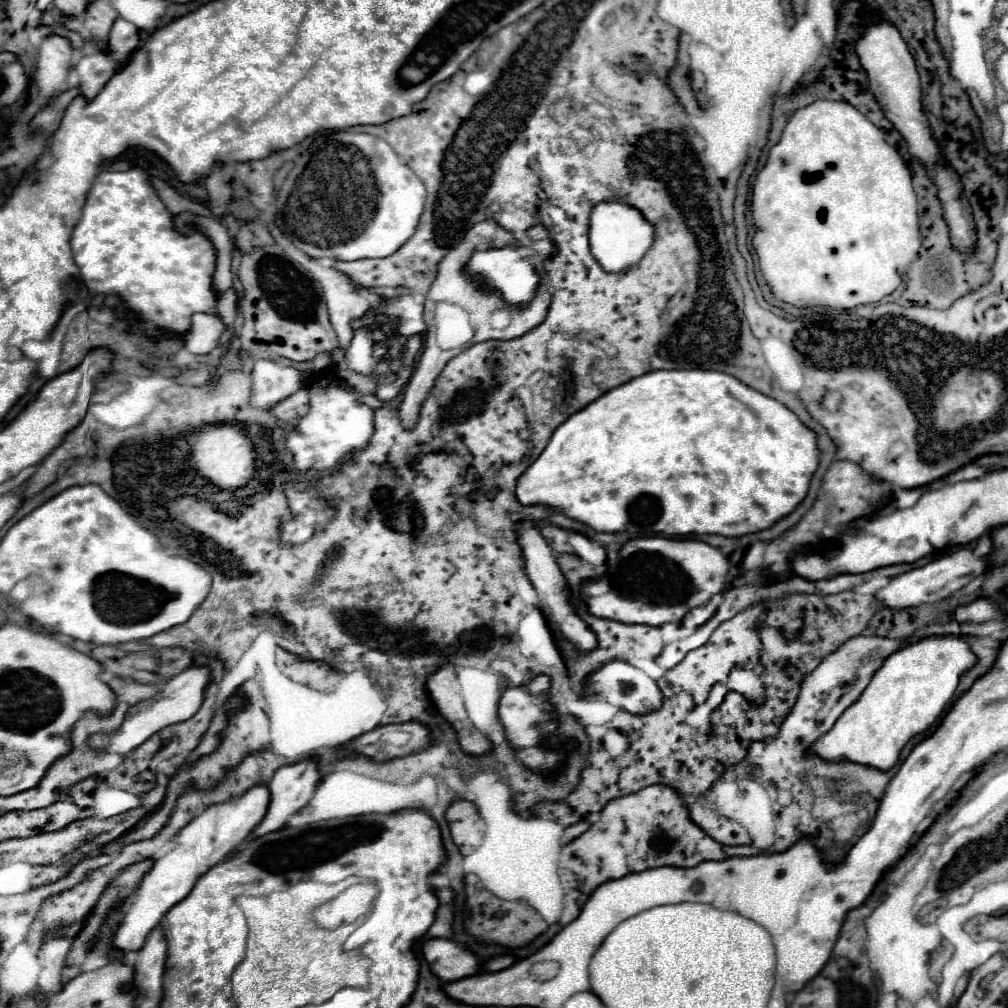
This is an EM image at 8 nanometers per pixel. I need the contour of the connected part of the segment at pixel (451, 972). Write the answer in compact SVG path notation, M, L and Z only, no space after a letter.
M430 939L424 943L422 951L432 973L444 983L460 981L480 971L480 959L470 949L452 939Z

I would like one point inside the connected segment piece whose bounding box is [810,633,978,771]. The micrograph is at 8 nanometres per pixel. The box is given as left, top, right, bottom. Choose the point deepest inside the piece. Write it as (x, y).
(907, 695)

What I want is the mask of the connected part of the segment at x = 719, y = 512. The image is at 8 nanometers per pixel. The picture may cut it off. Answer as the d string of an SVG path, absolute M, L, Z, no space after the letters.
M672 369L672 371L652 371L646 375L640 375L608 393L604 393L600 399L592 401L582 411L574 413L570 419L566 419L552 435L548 447L542 451L542 455L524 471L524 475L516 483L516 499L522 505L546 505L552 507L570 519L576 519L594 531L604 533L618 533L628 531L636 537L648 537L648 535L724 535L724 537L742 537L748 533L764 531L766 527L772 527L778 519L786 517L796 509L798 503L808 493L810 479L818 469L820 461L820 449L816 441L816 433L810 431L788 407L778 403L776 399L770 399L752 387L746 387L742 381L734 379L732 375L726 375L722 371L704 371L704 369Z

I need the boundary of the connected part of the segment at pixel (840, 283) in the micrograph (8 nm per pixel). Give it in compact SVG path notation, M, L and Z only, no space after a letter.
M820 99L804 109L798 109L792 115L792 119L786 123L782 131L778 145L770 149L766 167L756 177L754 193L752 193L752 211L754 211L754 223L758 227L754 235L754 247L758 253L762 275L778 299L792 303L796 307L824 305L830 309L852 309L858 305L876 303L884 295L890 295L902 283L904 269L918 257L918 249L920 249L918 199L912 189L912 175L904 159L900 159L898 151L886 143L884 133L872 121L868 121L858 109L854 109L850 103L844 103L844 101L822 101Z

